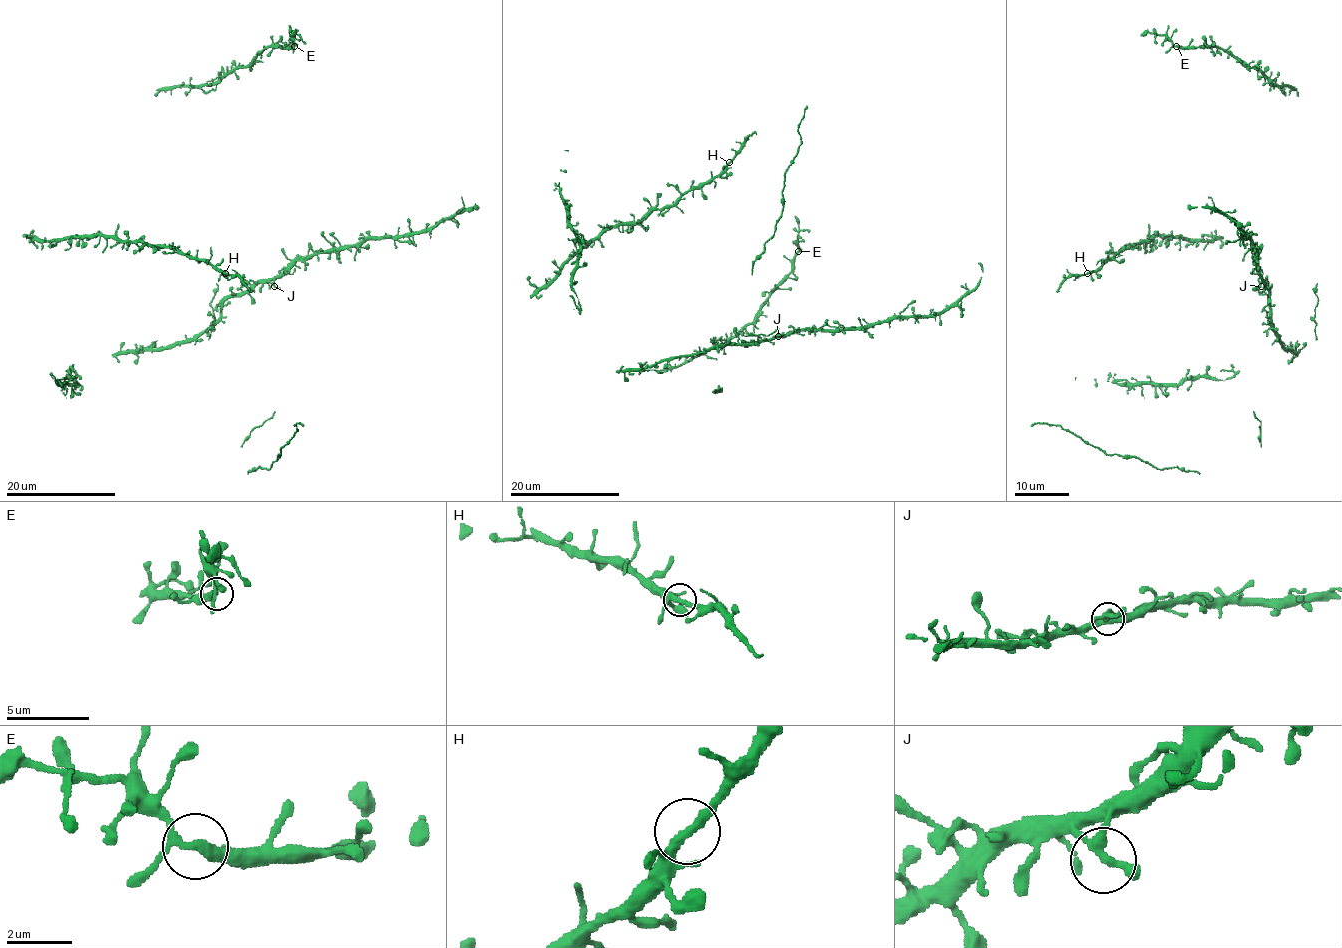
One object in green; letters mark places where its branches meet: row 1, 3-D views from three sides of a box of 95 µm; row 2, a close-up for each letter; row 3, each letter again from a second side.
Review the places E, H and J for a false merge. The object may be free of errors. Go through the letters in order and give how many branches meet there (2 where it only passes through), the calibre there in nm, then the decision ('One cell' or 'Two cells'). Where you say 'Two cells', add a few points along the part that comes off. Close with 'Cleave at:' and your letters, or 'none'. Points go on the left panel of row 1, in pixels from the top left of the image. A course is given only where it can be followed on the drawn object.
E: Branches: 3. Thickness 240 nm. One cell
H: Branches: 3. Thickness 240 nm. One cell
J: Branches: 3. Thickness 240 nm. One cell
Cleave at: none

